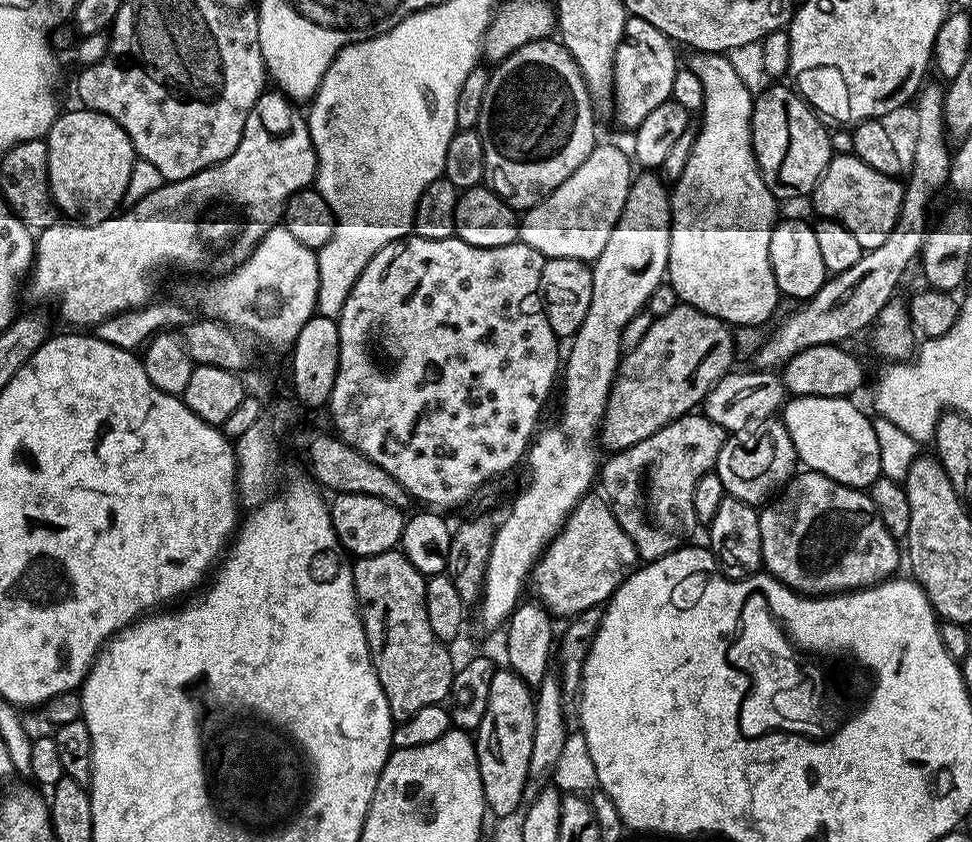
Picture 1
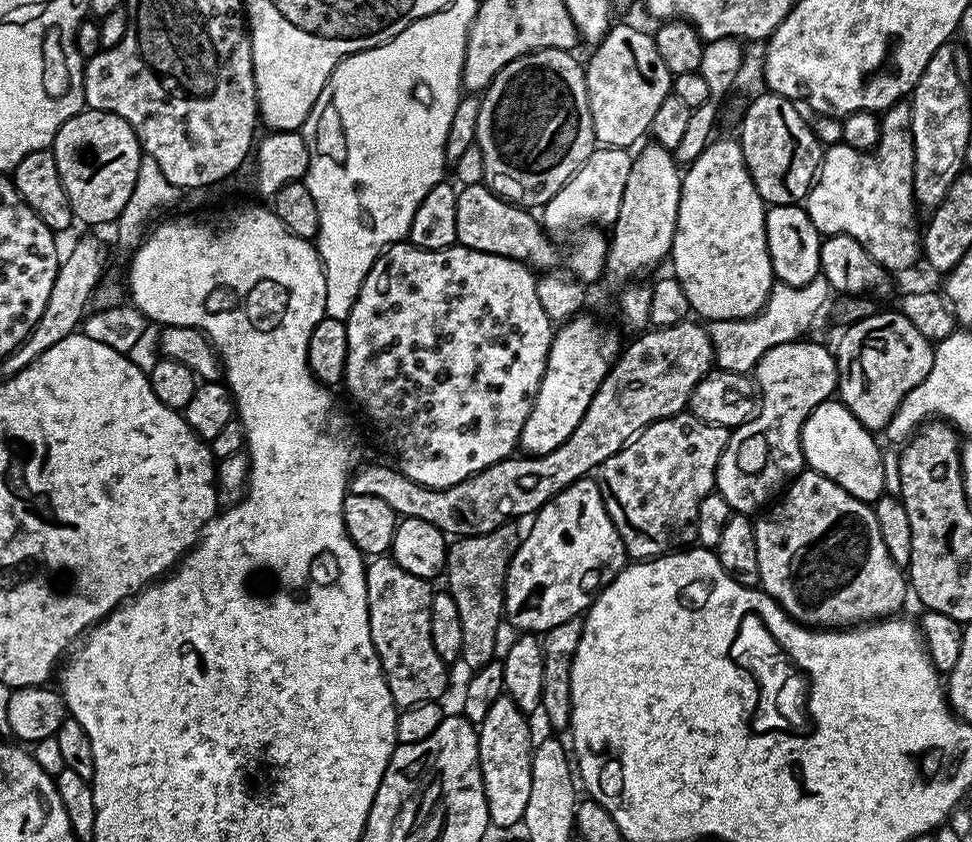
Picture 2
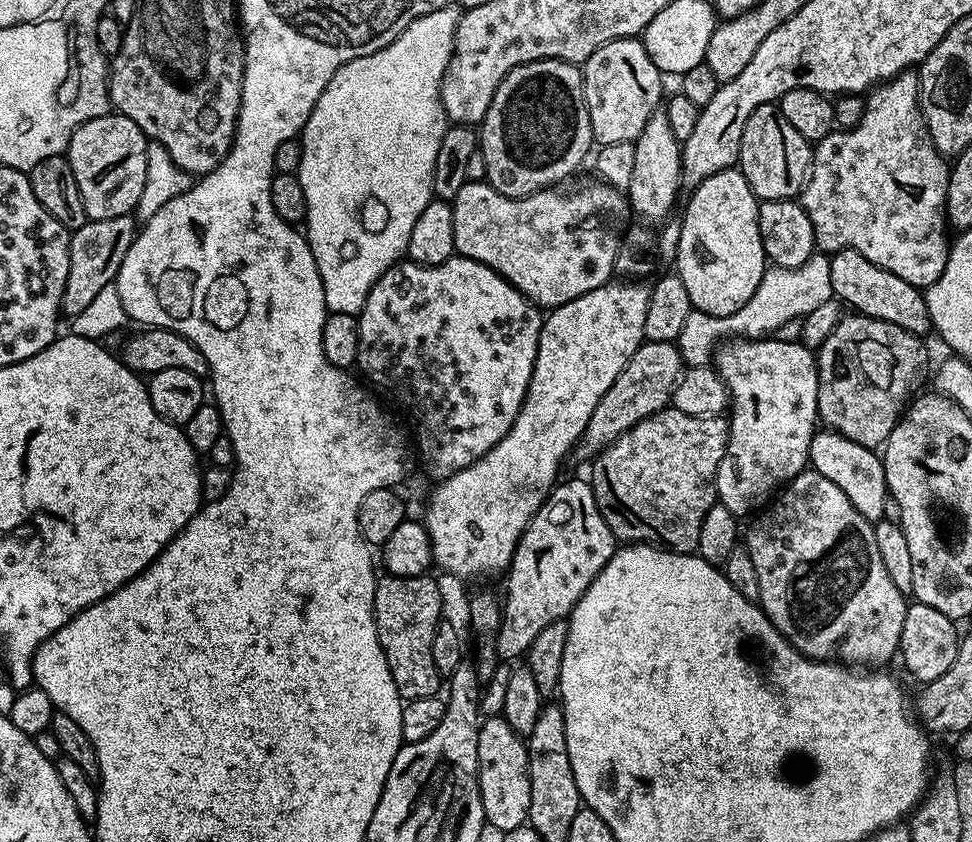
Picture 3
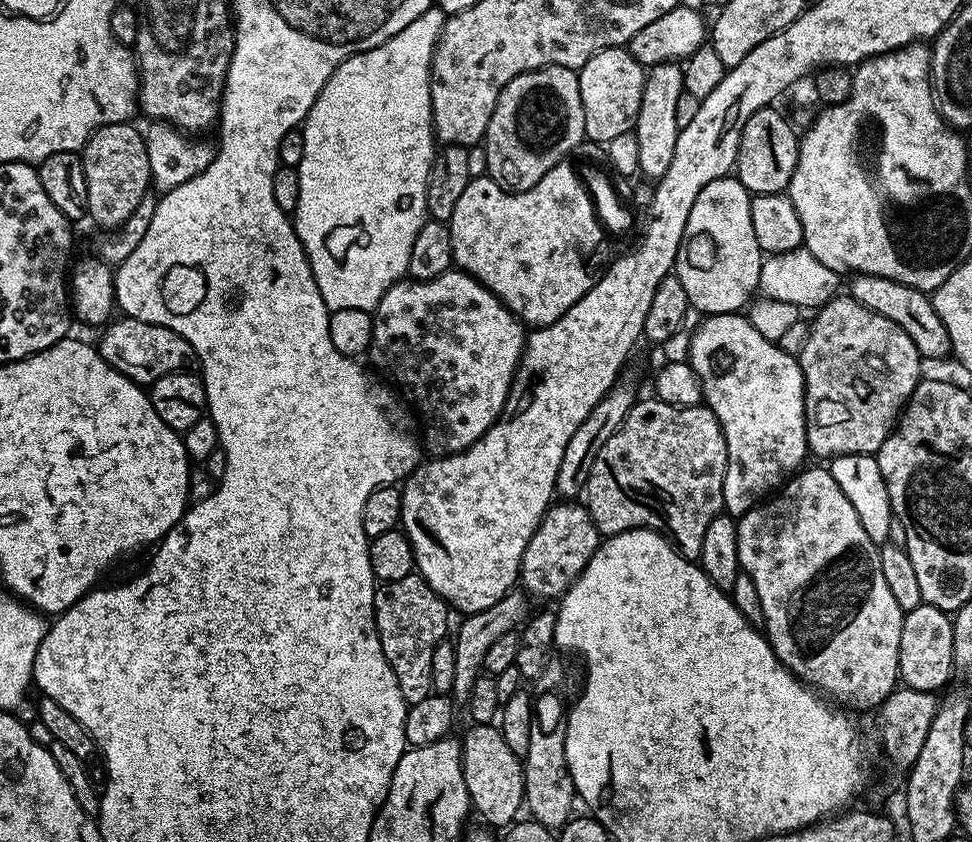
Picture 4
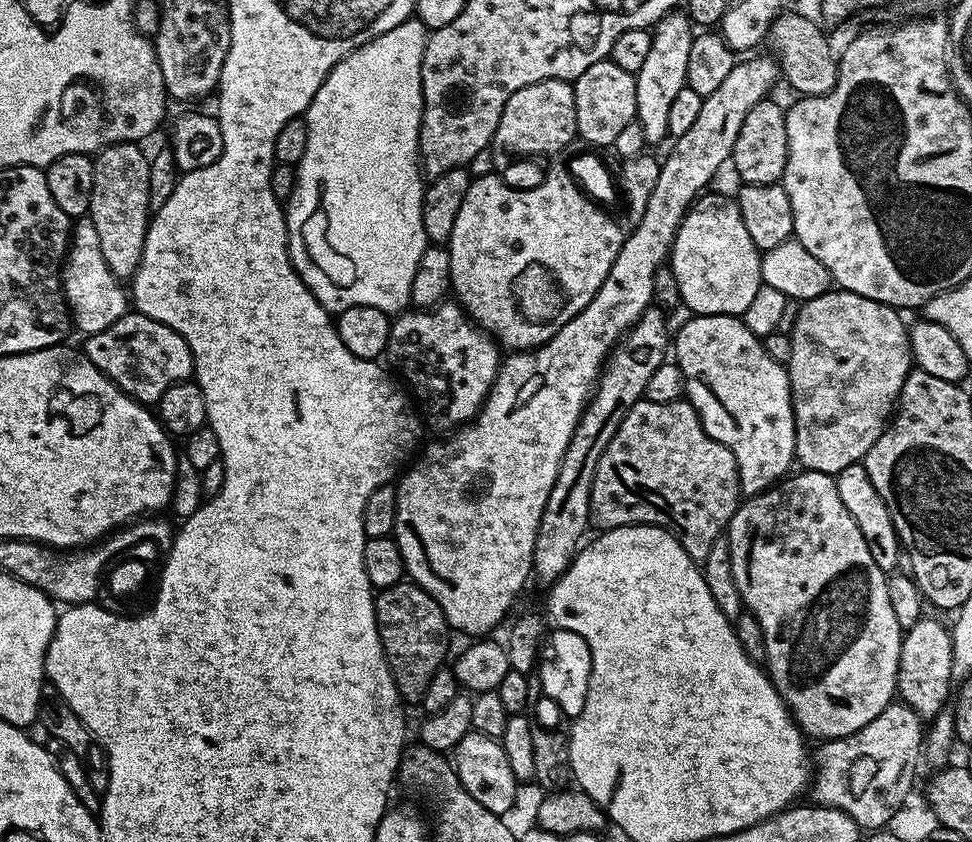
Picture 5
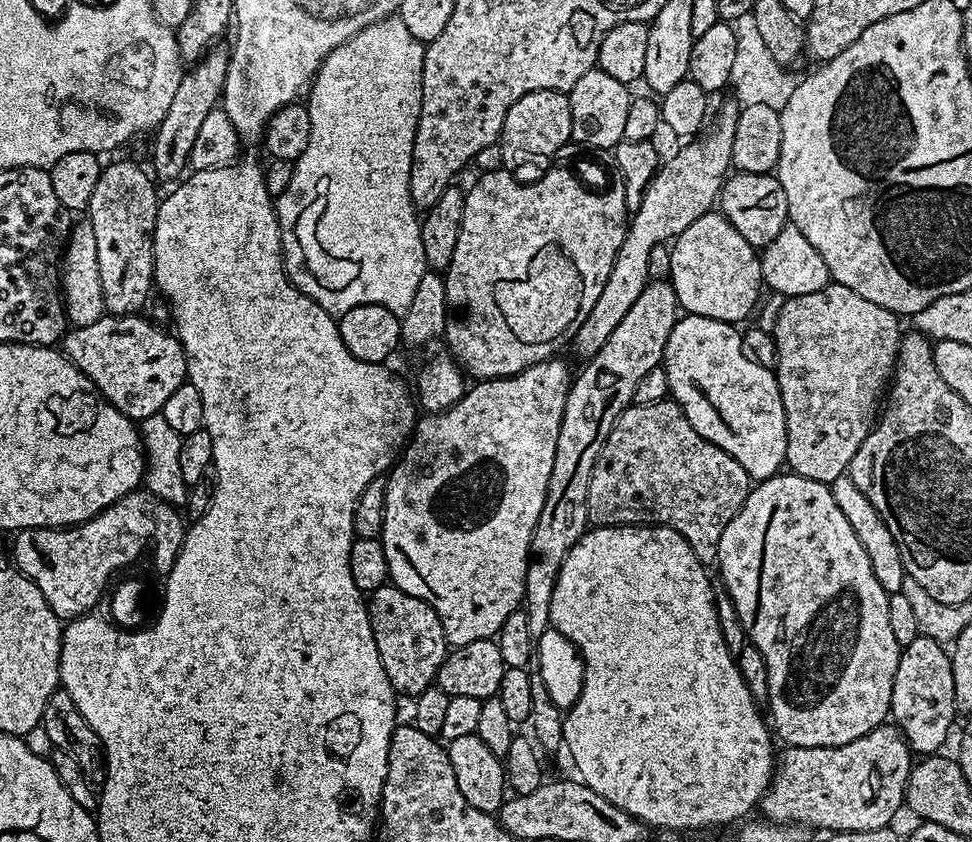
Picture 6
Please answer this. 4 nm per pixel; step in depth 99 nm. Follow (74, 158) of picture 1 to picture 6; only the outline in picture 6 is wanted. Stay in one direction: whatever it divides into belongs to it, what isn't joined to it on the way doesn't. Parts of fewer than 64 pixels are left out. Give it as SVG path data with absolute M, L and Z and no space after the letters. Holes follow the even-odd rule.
M116 160L113 164L105 163L100 170L100 177L98 178L98 186L94 186L94 194L90 197L86 209L86 218L93 223L95 233L95 244L98 245L98 269L99 277L102 282L102 298L104 299L105 313L113 316L134 316L141 311L140 307L148 300L148 295L153 295L154 281L152 275L154 274L154 230L156 229L156 215L160 209L160 200L156 196L157 185L154 183L153 177L147 171L143 172L138 165L132 160Z

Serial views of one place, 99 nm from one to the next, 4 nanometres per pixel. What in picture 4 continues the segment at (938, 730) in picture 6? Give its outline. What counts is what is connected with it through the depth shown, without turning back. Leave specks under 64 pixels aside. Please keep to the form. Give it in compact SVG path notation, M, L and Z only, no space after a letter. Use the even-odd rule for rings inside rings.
M922 603L904 614L900 643L900 674L903 687L939 693L954 676L954 630L952 616L934 606Z

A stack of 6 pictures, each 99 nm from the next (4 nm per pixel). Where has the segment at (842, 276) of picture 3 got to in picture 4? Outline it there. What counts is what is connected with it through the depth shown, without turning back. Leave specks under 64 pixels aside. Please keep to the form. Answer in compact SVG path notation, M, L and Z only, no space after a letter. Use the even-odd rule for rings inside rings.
M856 274L849 280L852 281L849 284L847 281L846 288L852 299L858 301L862 306L874 310L874 314L882 314L886 318L890 318L890 322L902 326L902 330L906 330L906 334L910 334L910 342L914 342L914 346L925 361L940 360L944 355L947 357L951 353L950 334L946 334L946 326L942 326L942 318L938 318L929 293L919 292L918 289L906 286L902 282L894 282L877 276Z

